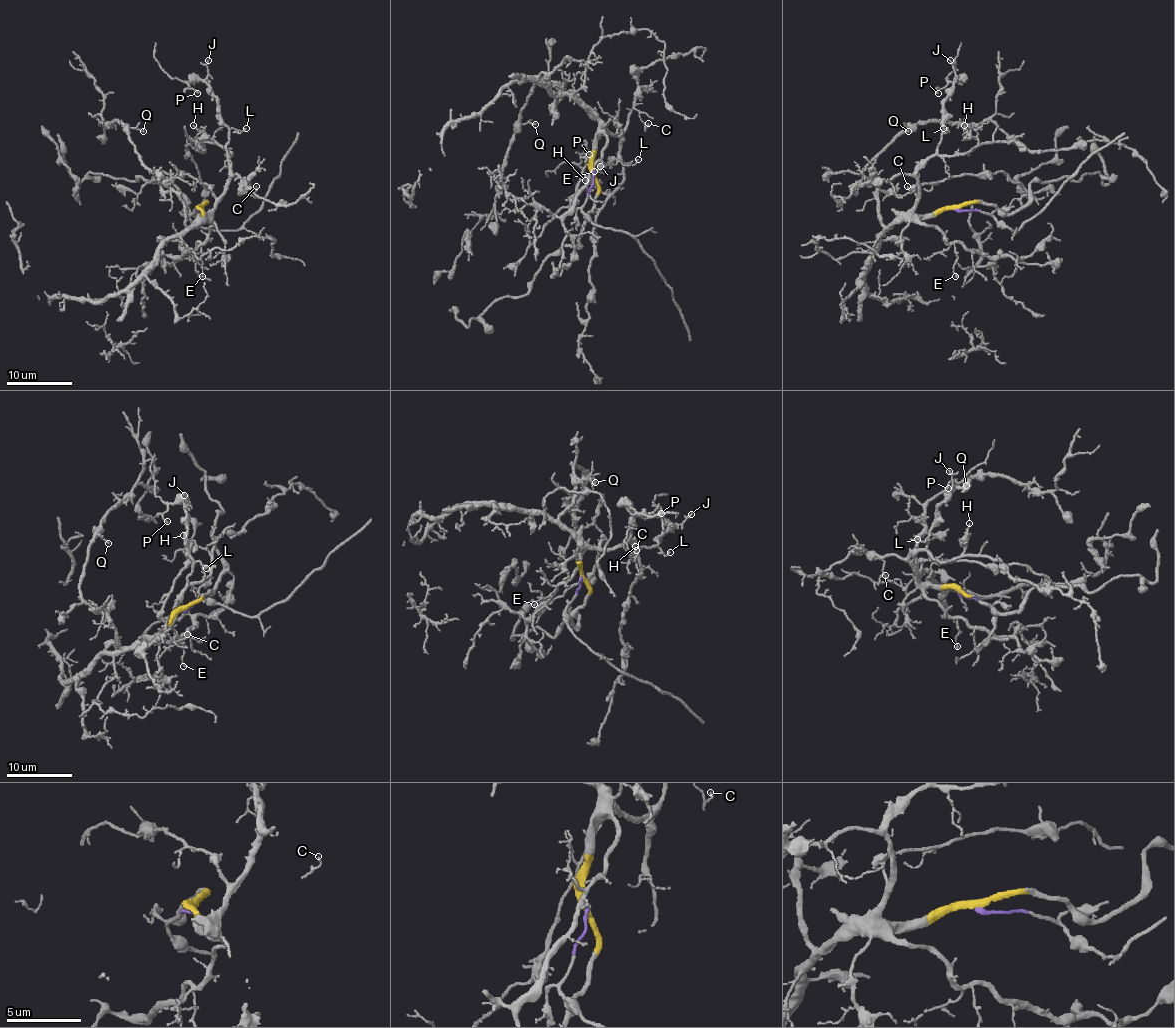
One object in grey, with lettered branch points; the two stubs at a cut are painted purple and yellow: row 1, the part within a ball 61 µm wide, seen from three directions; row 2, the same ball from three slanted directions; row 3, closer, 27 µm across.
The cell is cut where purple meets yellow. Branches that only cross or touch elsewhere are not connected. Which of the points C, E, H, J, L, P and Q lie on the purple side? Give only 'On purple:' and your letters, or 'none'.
On purple: none

